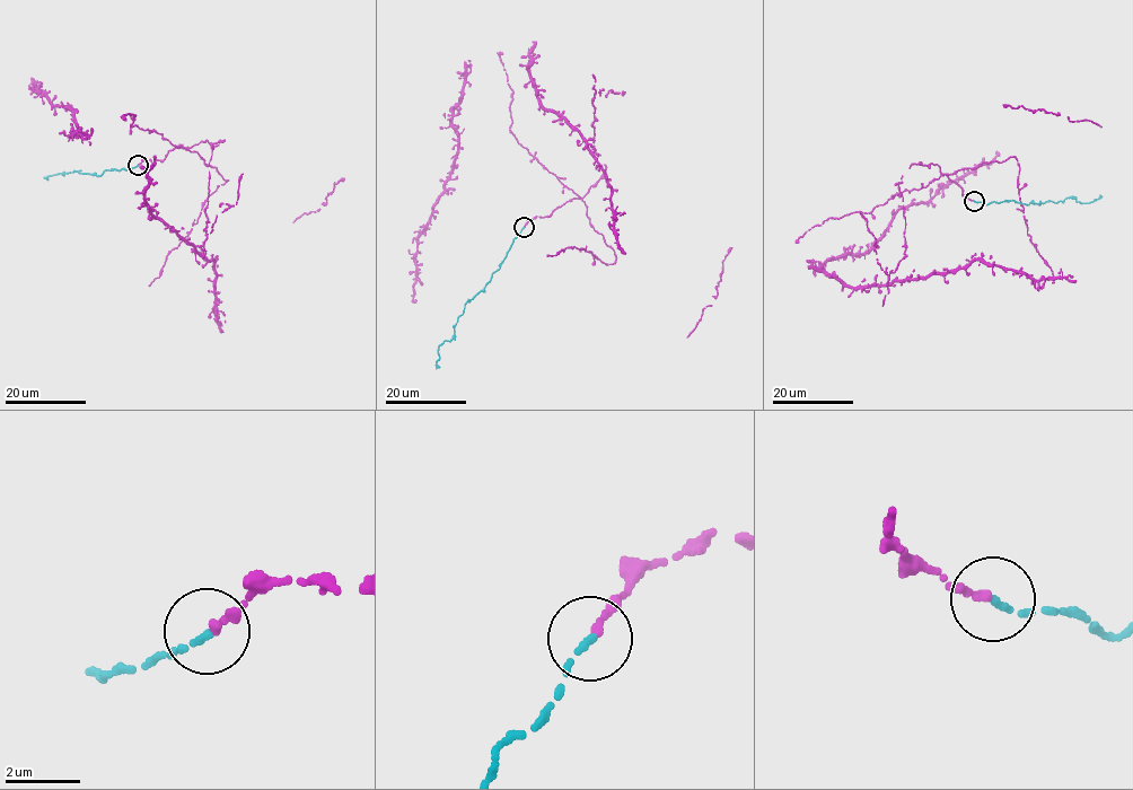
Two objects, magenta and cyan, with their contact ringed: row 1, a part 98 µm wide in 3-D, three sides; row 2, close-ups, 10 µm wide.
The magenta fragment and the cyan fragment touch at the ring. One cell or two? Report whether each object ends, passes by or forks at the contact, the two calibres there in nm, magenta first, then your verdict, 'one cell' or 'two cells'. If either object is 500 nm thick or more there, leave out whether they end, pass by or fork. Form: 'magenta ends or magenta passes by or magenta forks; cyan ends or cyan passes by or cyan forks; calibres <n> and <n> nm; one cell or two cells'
magenta ends; cyan ends; calibres 240 and 180 nm; one cell

